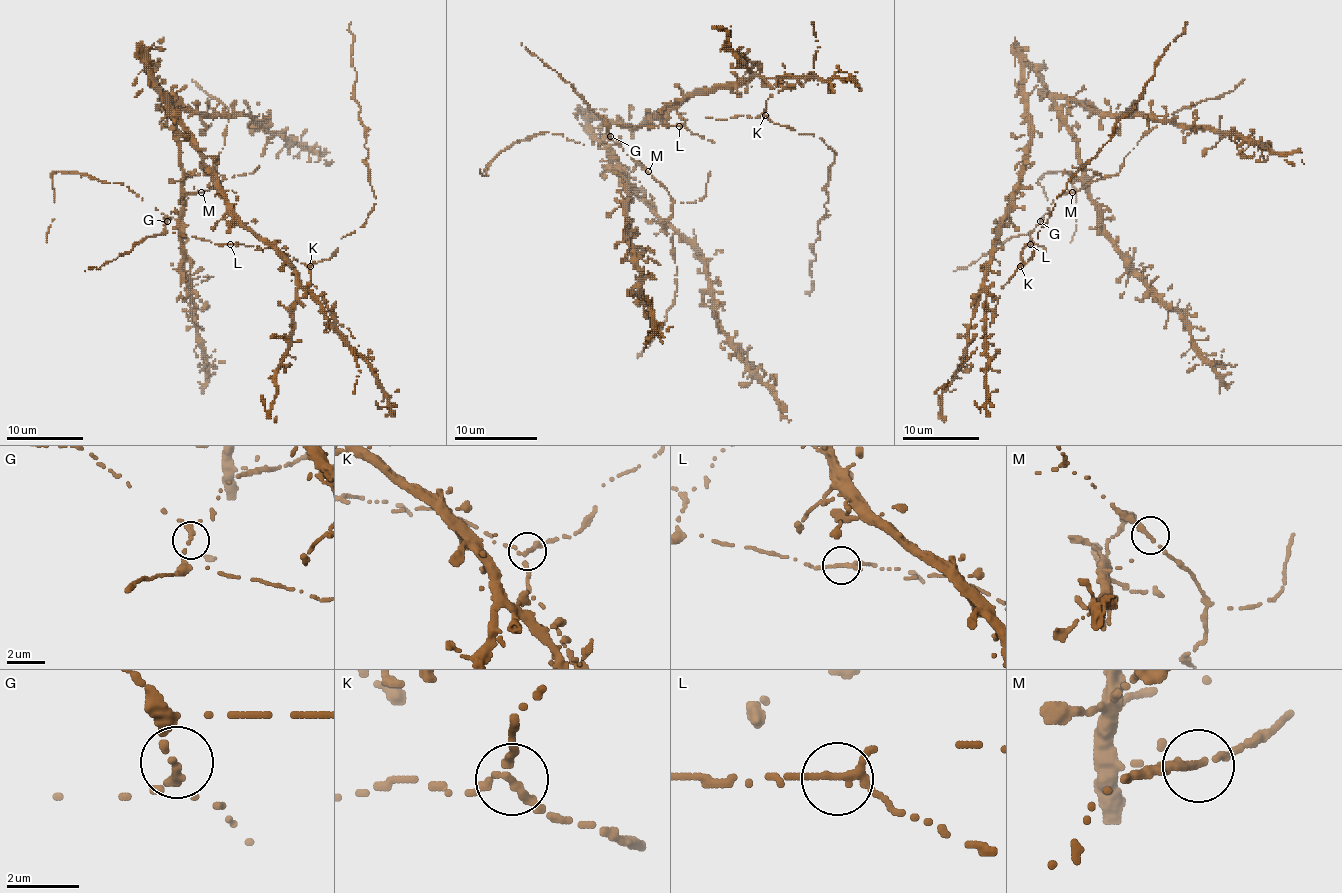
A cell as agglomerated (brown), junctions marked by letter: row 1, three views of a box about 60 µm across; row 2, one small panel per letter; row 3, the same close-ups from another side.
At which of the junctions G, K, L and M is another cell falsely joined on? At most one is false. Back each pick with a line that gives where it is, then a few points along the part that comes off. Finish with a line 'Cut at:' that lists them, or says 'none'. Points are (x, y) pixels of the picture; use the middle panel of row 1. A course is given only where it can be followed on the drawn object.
K: at (765, 115); foreign part runs (766, 115), (774, 124), (820, 138), (836, 153), (826, 188), (826, 215), (814, 244), (809, 296)
Cut at: K

